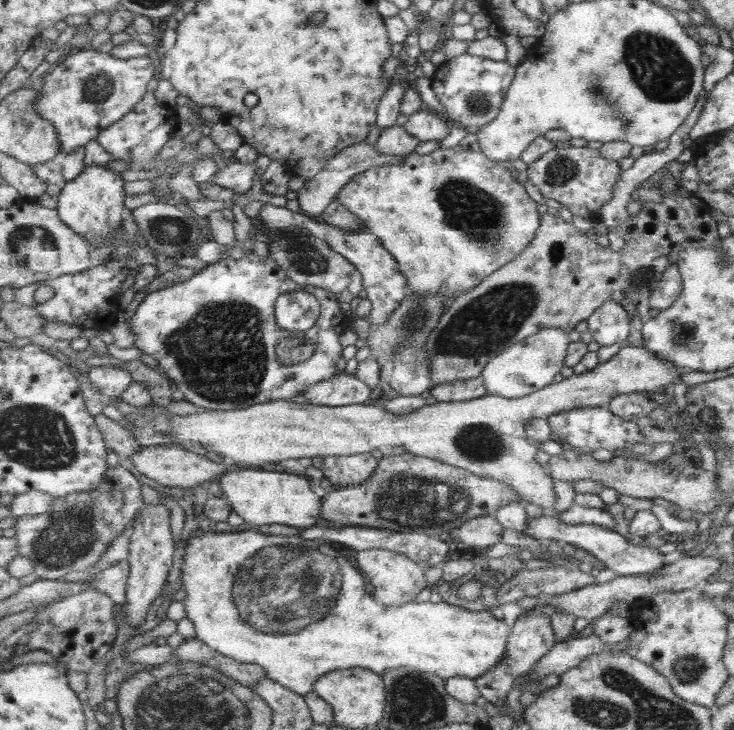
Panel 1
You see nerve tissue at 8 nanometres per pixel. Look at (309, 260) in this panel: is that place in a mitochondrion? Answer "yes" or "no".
yes

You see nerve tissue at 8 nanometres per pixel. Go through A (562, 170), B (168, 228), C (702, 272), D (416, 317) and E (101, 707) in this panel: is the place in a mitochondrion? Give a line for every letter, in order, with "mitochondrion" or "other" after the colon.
A: mitochondrion
B: mitochondrion
C: other
D: mitochondrion
E: other

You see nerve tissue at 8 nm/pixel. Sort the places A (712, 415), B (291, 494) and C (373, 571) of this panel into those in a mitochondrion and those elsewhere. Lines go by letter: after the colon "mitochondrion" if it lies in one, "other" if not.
A: mitochondrion
B: other
C: other

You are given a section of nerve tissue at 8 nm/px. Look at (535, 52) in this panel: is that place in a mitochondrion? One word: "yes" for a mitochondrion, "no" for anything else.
no

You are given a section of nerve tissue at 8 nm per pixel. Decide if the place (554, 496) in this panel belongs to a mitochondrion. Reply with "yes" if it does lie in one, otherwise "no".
no

